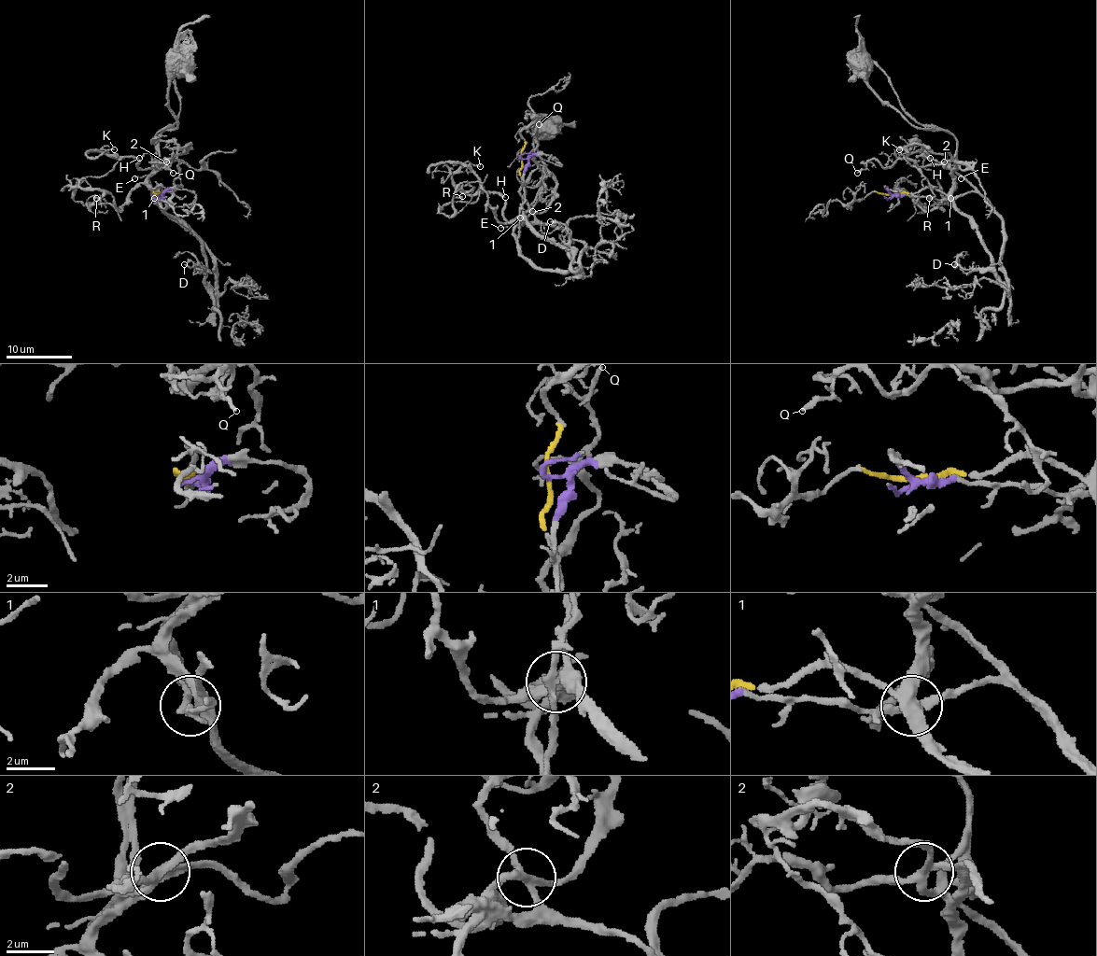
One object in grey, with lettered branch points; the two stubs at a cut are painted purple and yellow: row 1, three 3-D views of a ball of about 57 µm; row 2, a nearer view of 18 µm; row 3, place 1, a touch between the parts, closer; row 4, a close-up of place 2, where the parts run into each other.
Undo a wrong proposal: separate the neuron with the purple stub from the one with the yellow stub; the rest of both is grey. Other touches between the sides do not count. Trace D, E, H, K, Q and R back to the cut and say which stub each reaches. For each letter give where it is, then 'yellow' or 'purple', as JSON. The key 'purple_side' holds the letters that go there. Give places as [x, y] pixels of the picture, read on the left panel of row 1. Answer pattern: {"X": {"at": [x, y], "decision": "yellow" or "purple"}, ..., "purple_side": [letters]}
{"D": {"at": [184, 264], "decision": "yellow"}, "E": {"at": [134, 178], "decision": "purple"}, "H": {"at": [139, 158], "decision": "yellow"}, "K": {"at": [114, 149], "decision": "yellow"}, "Q": {"at": [173, 173], "decision": "yellow"}, "R": {"at": [96, 198], "decision": "yellow"}, "purple_side": ["E"]}

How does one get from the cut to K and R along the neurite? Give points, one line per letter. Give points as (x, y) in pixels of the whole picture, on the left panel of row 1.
K: (156, 195), (143, 183), (121, 209), (74, 200), (82, 180), (118, 161), (87, 154), (115, 148)
R: (156, 195), (159, 189), (156, 193), (143, 183), (118, 209), (111, 203), (87, 204), (90, 196), (96, 198)

